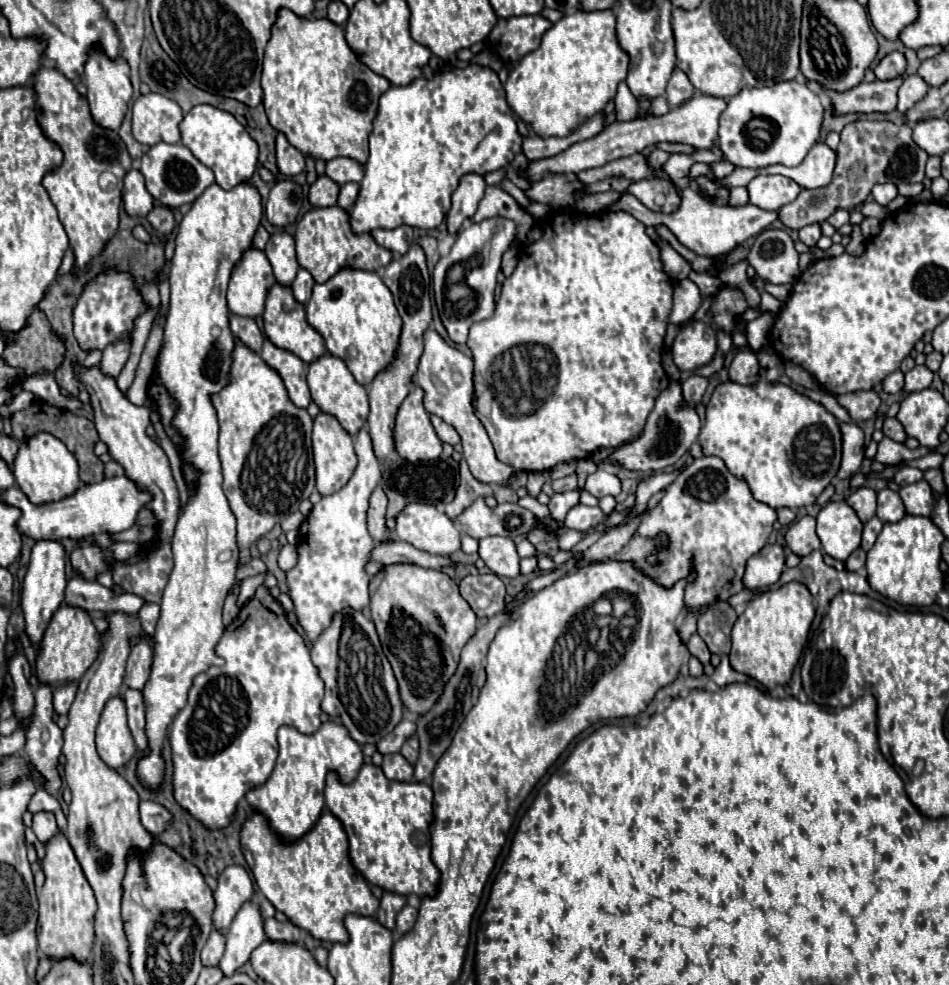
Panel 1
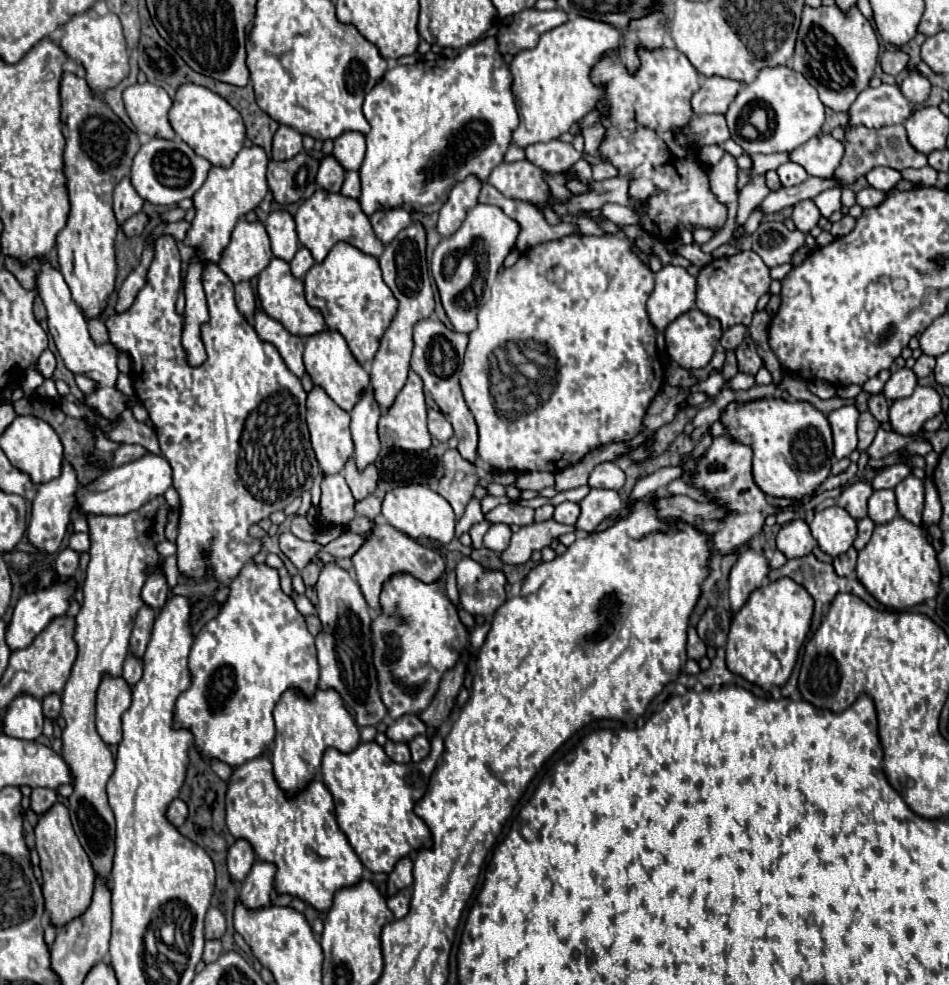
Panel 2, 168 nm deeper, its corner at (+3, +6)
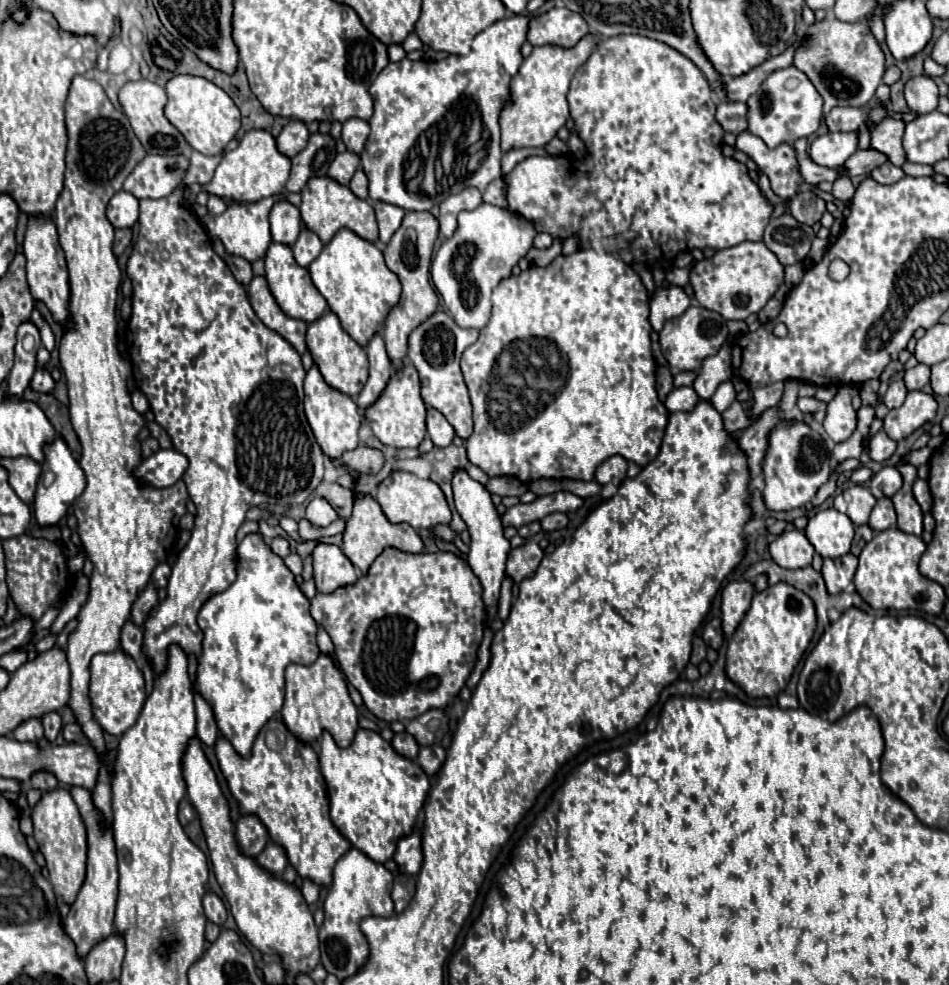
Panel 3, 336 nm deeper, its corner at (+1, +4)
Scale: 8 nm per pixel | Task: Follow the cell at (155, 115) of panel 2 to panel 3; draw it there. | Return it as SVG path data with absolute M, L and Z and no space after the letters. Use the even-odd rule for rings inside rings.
M147 79L125 83L125 87L119 91L119 103L121 103L127 119L131 121L131 127L135 129L135 133L137 133L137 137L143 143L147 153L179 155L179 153L185 153L189 149L183 135L163 115L163 107L167 105L167 93L157 83L151 83Z

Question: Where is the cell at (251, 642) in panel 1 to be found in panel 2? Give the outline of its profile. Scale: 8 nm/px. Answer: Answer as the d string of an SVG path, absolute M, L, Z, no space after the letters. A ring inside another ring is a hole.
M245 563L241 573L229 583L229 595L219 605L217 615L207 621L189 655L191 685L179 695L175 707L175 727L187 727L195 735L205 759L221 759L231 767L243 765L271 749L275 739L273 709L285 689L297 687L305 695L313 695L319 683L317 649L307 629L305 617L297 611L295 601L281 591L279 573L267 563Z

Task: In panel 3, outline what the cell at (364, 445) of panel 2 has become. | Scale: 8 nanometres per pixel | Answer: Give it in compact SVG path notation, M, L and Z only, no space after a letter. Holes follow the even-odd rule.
M375 335L369 341L367 357L369 357L369 379L355 401L361 413L365 413L365 409L369 409L381 397L383 389L387 387L387 383L393 375L391 361L387 359L387 351L385 351L385 343L383 343L381 335Z

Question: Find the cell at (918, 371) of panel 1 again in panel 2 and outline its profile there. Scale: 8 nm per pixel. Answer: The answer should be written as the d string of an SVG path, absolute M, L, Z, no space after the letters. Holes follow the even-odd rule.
M903 367L899 371L895 371L891 375L891 379L885 383L885 389L883 389L883 395L889 399L889 401L897 401L897 399L903 399L903 397L909 397L913 393L917 385L917 377L911 369Z

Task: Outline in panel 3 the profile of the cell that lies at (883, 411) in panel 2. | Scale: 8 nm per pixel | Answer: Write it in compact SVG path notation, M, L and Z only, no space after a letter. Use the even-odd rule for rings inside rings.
M871 379L867 383L861 385L861 399L863 399L863 405L871 405L871 407L877 407L879 405L879 385L881 381L879 379Z

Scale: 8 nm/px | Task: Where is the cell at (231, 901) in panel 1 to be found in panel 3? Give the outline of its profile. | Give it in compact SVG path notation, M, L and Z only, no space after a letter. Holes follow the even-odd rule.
M245 815L237 821L237 829L235 829L235 839L237 839L237 845L239 845L239 851L247 857L257 857L263 847L267 845L269 841L269 835L267 835L267 829L263 827L263 823L253 817L253 815Z

